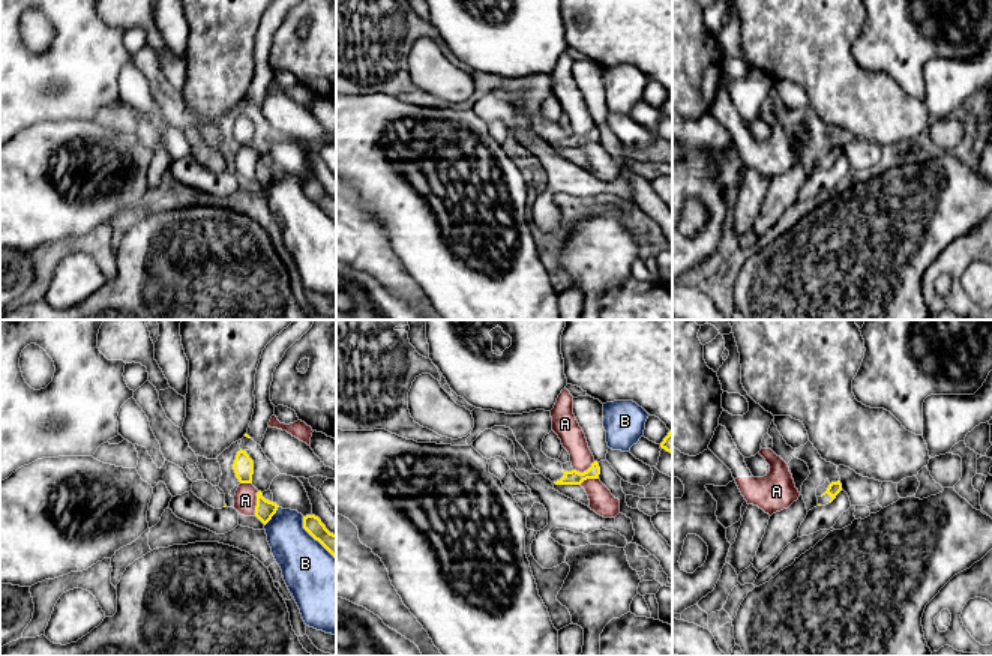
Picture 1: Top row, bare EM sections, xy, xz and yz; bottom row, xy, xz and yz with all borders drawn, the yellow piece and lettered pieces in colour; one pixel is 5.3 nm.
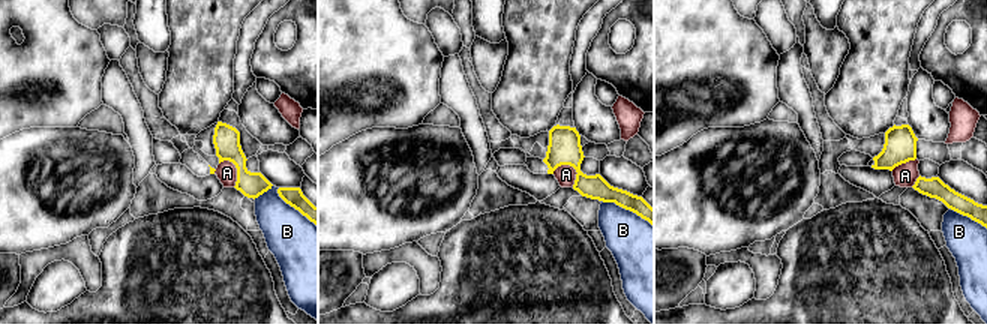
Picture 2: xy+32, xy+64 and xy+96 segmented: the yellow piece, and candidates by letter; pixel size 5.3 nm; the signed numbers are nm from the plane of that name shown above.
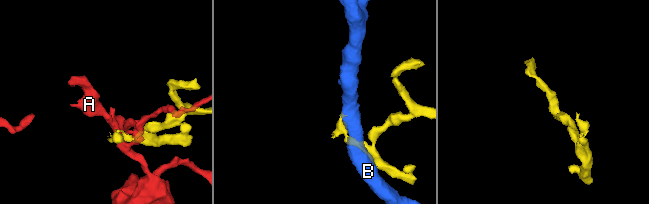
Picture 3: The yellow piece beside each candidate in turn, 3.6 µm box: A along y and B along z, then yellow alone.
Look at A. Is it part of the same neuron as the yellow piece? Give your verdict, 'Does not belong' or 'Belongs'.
Does not belong

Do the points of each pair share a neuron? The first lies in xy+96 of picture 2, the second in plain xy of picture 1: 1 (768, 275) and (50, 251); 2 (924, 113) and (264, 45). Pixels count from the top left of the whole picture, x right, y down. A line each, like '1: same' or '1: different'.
1: same
2: different

